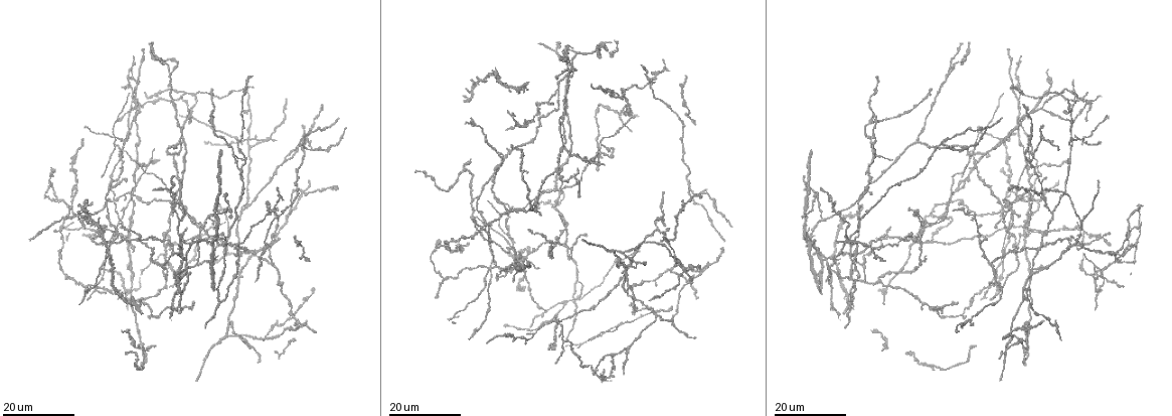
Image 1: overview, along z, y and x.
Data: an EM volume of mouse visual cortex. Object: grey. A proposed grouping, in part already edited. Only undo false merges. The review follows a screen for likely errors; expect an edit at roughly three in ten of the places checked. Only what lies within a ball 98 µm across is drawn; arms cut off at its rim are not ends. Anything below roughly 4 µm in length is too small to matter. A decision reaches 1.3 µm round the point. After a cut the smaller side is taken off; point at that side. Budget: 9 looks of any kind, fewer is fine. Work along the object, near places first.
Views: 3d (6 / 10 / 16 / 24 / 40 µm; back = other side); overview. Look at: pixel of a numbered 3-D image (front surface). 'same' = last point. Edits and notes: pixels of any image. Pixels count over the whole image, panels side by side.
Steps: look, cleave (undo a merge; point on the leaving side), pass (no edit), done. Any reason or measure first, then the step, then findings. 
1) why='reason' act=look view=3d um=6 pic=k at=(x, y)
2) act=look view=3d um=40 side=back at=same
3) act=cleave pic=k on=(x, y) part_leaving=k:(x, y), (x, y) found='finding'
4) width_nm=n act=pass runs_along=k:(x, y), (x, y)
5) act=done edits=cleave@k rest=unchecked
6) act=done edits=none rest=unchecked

why='arms part here' act=look view=3d um=16 pic=1 at=(126, 135)

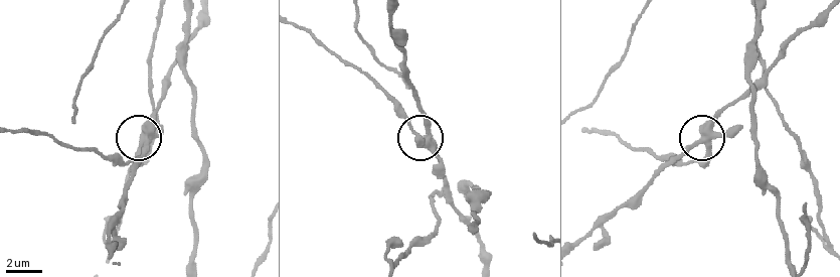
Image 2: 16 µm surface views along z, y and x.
act=look view=3d um=10 pic=2 at=(426, 140)

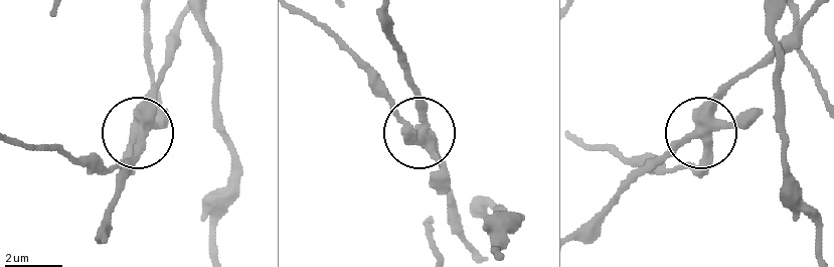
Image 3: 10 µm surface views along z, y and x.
act=look view=3d um=6 pic=3 at=(139, 135)

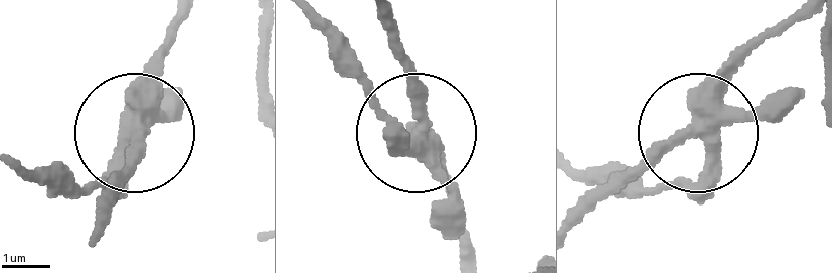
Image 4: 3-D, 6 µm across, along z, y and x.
arms=3 act=pass runs_along=4:(177, 8), (109, 196) found='all the same neuron'

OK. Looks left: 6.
act=look view=3d um=16 pic=1 at=(581, 298)

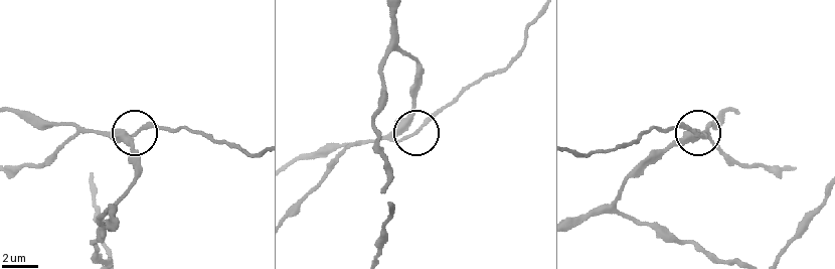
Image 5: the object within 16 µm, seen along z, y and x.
why='closer look' act=look view=3d um=6 pic=5 at=(696, 135)

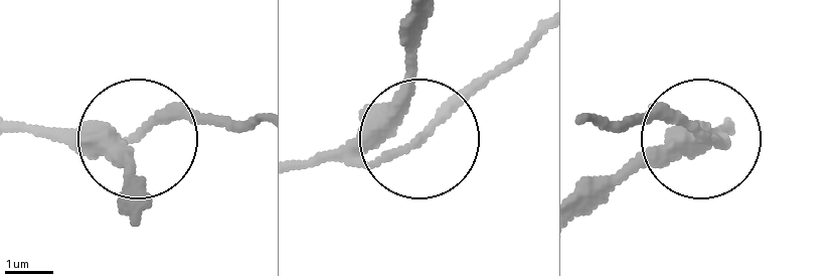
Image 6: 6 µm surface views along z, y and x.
side_arm_um=25 act=cleave pic=6 on=(167, 123) part_leaving=6:(396, 149), (428, 137), (536, 41) found='two neurons meet here'

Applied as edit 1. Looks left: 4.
why='looks like a crossing' act=look view=3d um=16 pic=1 at=(490, 268)

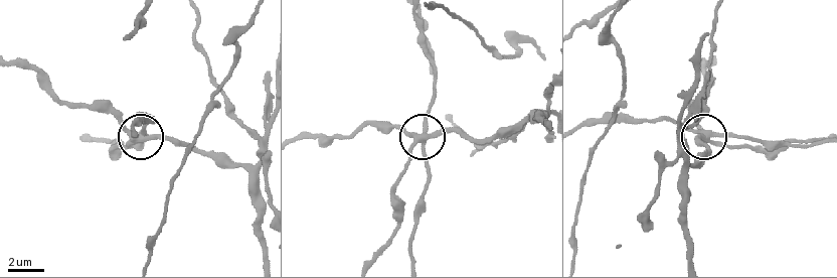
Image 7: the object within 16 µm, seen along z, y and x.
act=look view=3d um=6 pic=7 at=(146, 136)

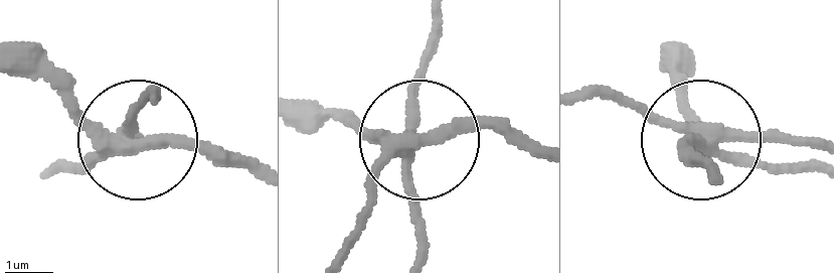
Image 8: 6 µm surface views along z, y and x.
side_arm_um=37 act=pass found='continuous, no second neuron'

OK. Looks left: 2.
why='four or more arms meet' act=look view=3d um=24 pic=1 at=(922, 228)

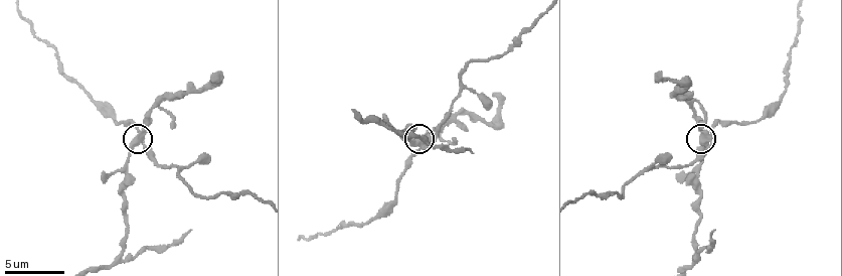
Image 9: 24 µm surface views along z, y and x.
why='zoom in' act=look view=3d um=6 pic=9 at=(706, 136)

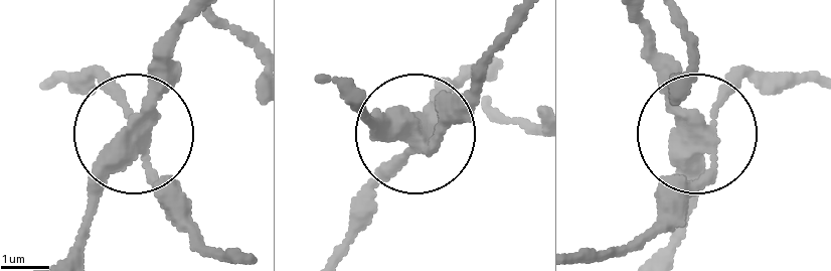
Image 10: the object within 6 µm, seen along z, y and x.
width_nm=350 act=cleave pic=10 on=(172, 182) part_leaving=10:(141, 133), (102, 81), (61, 77) found='two neurons meet here'

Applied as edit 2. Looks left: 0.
act=done edits=cleave@6,cleave@10 rest=unchecked

